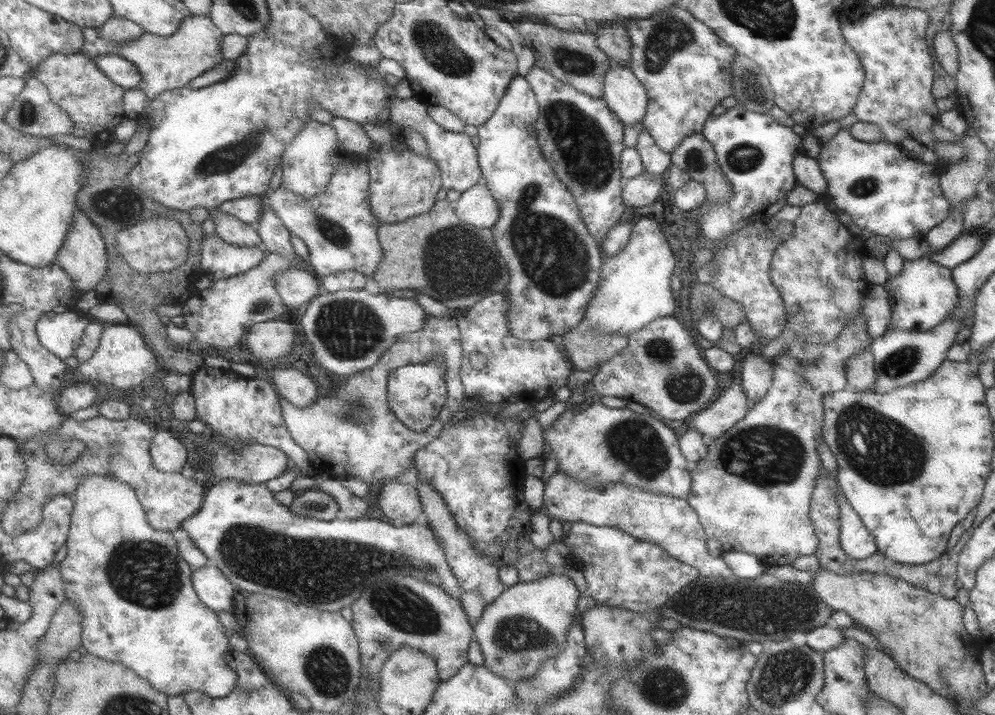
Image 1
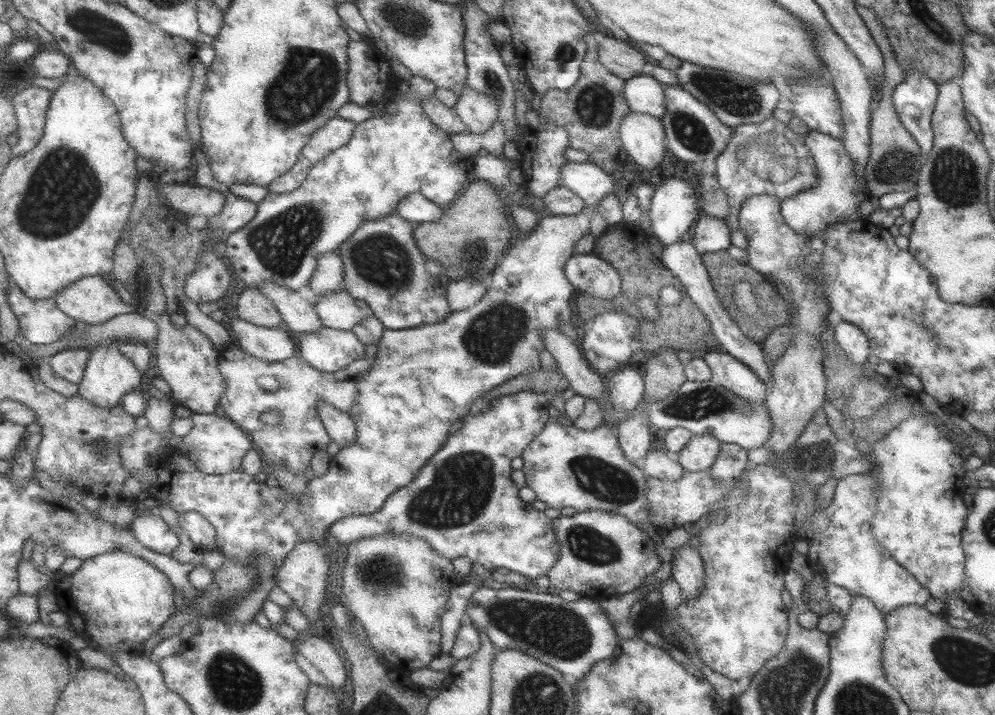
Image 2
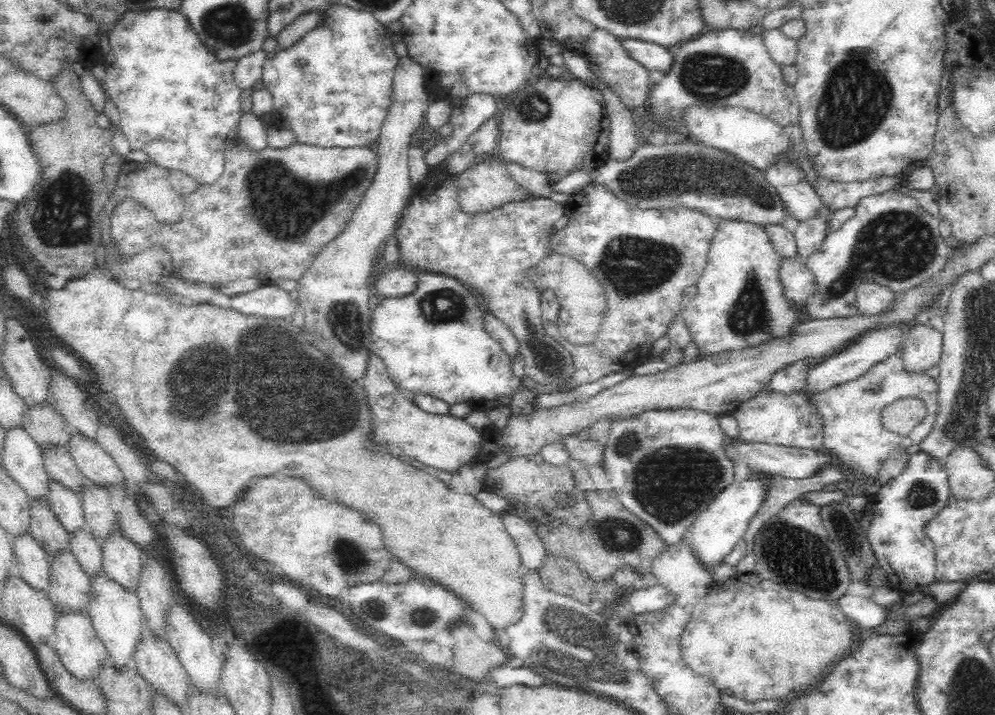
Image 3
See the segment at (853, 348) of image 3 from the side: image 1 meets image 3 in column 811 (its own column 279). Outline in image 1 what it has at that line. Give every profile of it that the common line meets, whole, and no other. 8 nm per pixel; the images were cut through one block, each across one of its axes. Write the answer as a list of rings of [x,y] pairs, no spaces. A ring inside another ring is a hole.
[[[301,368],[277,370],[273,384],[277,386],[281,398],[287,398],[289,402],[293,402],[299,408],[311,408],[321,398],[319,396],[319,386]]]

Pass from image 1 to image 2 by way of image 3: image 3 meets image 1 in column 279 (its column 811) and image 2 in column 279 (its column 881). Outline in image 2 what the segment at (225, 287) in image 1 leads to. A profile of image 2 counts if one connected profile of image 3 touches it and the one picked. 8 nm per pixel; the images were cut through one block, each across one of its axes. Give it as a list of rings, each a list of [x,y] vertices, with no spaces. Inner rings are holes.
[[[411,76],[409,80],[401,80],[401,84],[407,86],[397,86],[397,92],[405,94],[395,96],[395,102],[391,104],[387,114],[379,118],[371,116],[369,120],[361,122],[351,144],[339,148],[327,160],[315,164],[307,182],[299,190],[295,190],[293,194],[269,194],[259,204],[259,216],[255,216],[255,220],[251,220],[243,230],[231,234],[225,240],[225,256],[229,256],[239,280],[243,280],[251,288],[263,282],[275,282],[299,292],[303,286],[311,286],[321,256],[325,256],[327,252],[339,252],[339,248],[347,244],[347,240],[351,240],[363,224],[397,214],[401,200],[405,200],[407,196],[425,194],[441,208],[449,208],[451,204],[455,204],[455,200],[463,194],[465,184],[469,182],[473,160],[465,158],[457,150],[451,134],[439,128],[423,106],[423,100],[437,96],[439,86],[423,76]]]

